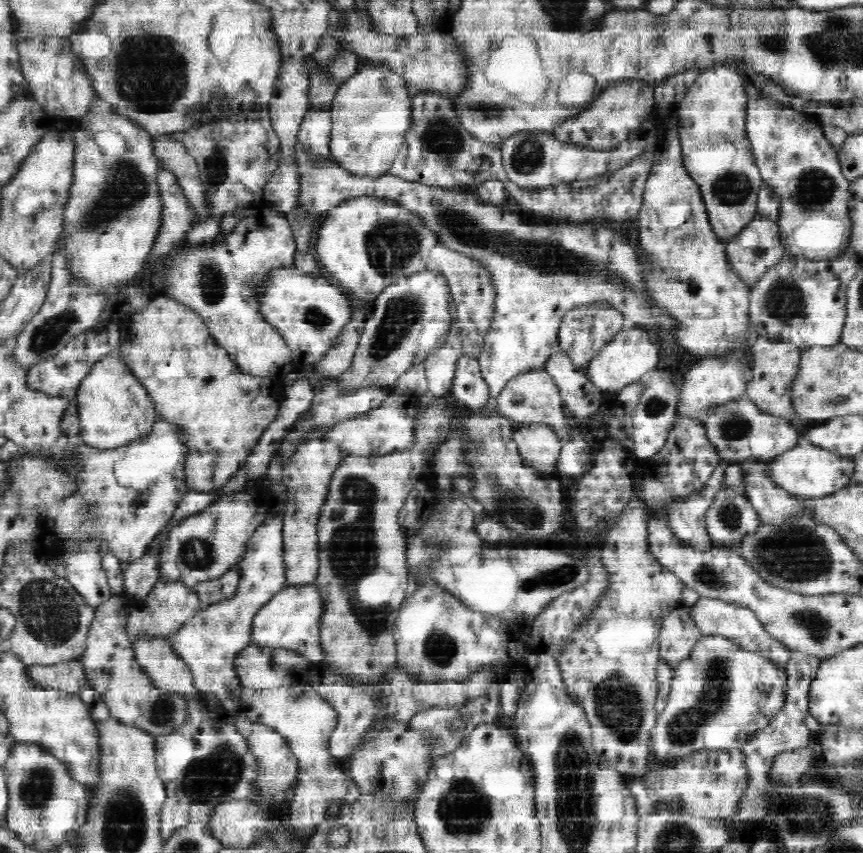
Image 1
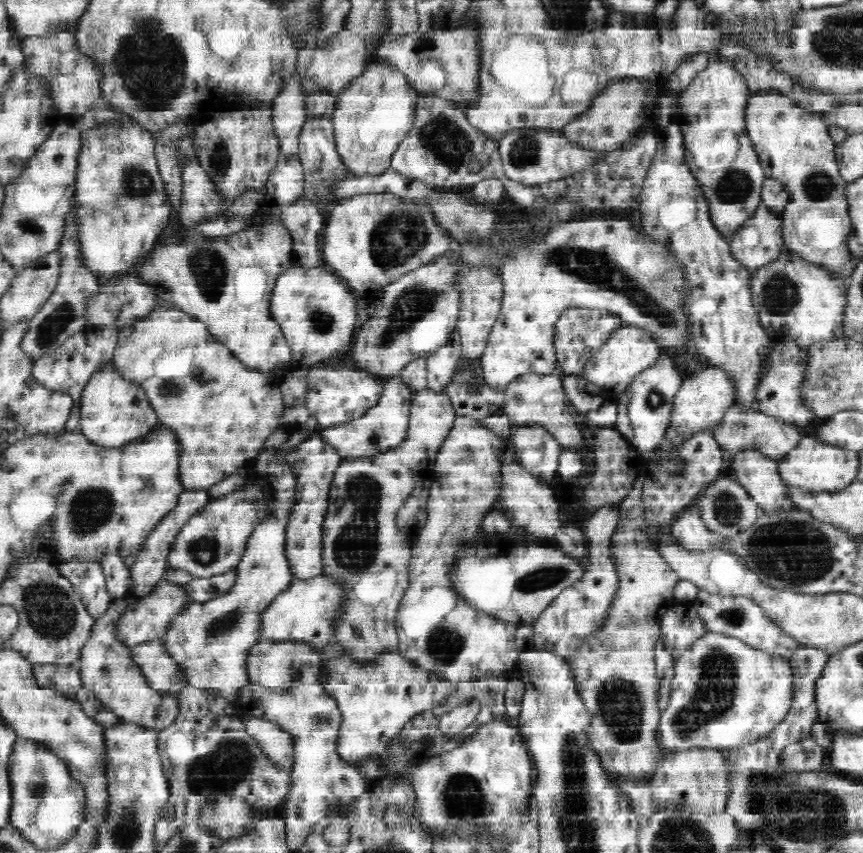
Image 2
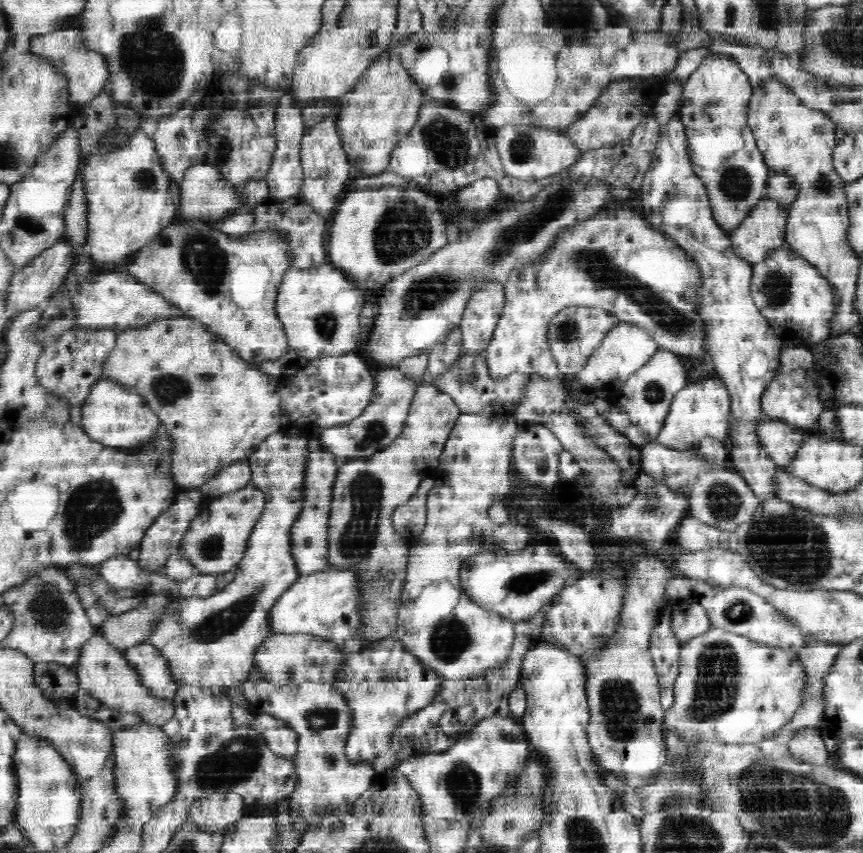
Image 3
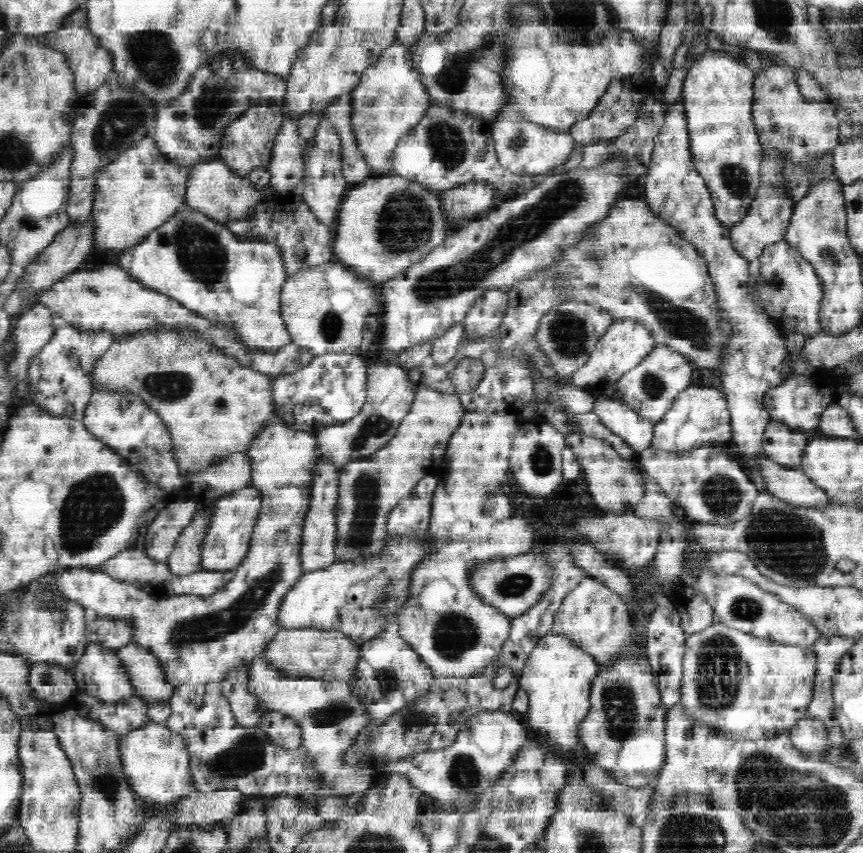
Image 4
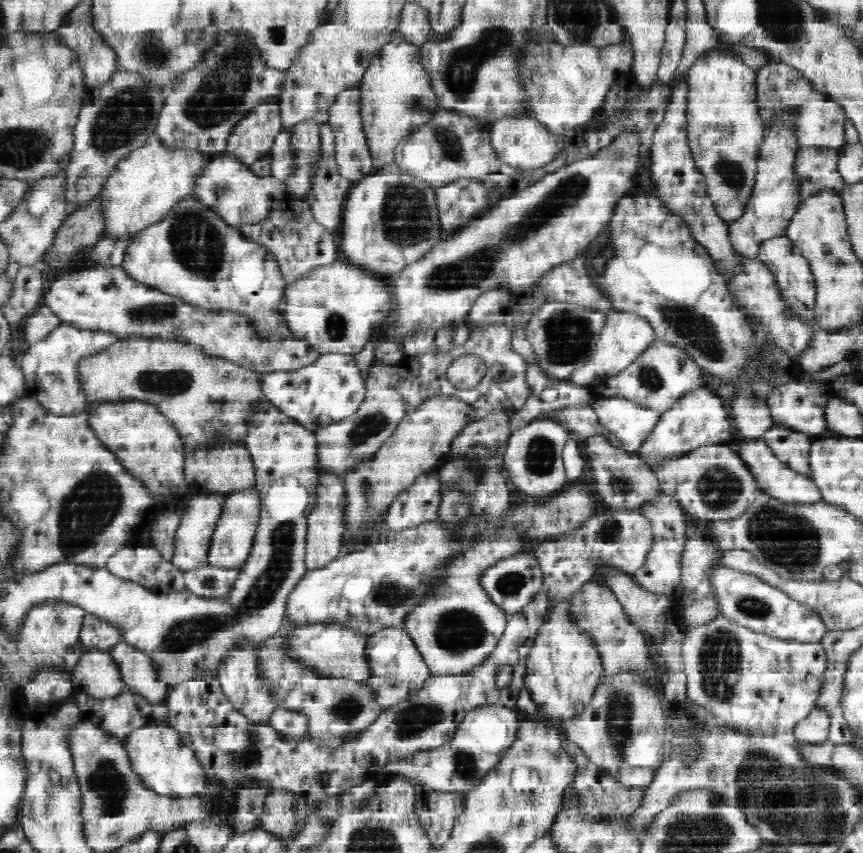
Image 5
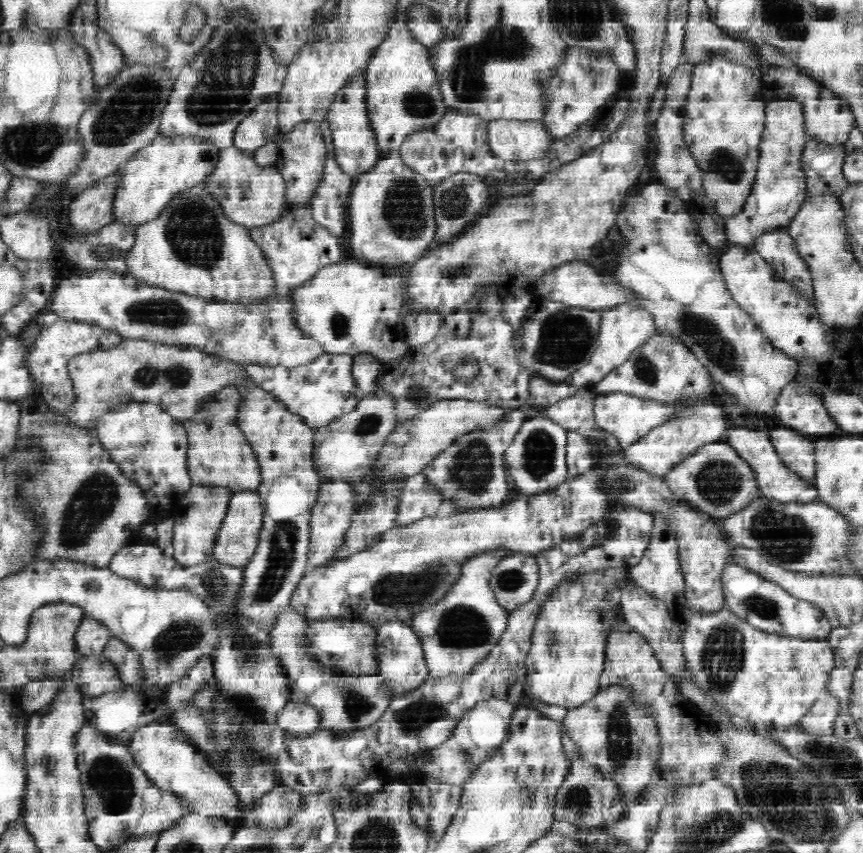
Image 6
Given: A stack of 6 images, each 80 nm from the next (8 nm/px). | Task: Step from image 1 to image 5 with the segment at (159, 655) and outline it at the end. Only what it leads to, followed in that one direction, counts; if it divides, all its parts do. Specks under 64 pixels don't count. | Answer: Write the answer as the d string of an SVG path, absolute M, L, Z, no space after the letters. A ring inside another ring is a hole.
M122 640L112 644L106 652L118 665L126 688L143 694L151 703L164 703L169 686L157 680L148 657L140 653L136 647Z

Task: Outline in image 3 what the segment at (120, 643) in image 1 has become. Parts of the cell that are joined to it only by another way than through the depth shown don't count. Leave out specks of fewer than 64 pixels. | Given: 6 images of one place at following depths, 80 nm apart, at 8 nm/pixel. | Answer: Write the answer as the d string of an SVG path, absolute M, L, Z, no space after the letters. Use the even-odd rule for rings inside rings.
M94 635L84 644L82 654L74 669L81 690L101 700L106 706L119 708L126 712L135 710L142 715L144 723L156 726L163 726L169 718L172 718L172 702L154 698L150 693L145 692L144 685L140 685L136 673L132 672L132 667L124 660L122 651L104 642L104 637Z

